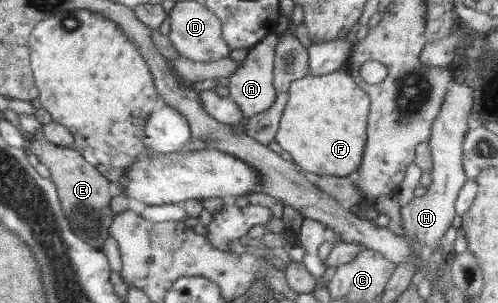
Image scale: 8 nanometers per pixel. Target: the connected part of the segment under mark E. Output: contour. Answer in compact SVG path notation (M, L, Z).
M41 135L29 138L26 151L33 153L40 163L50 171L64 215L71 231L88 245L102 249L106 243L108 229L112 223L113 212L110 208L110 180L104 178L92 165L84 160L75 149L60 147Z

